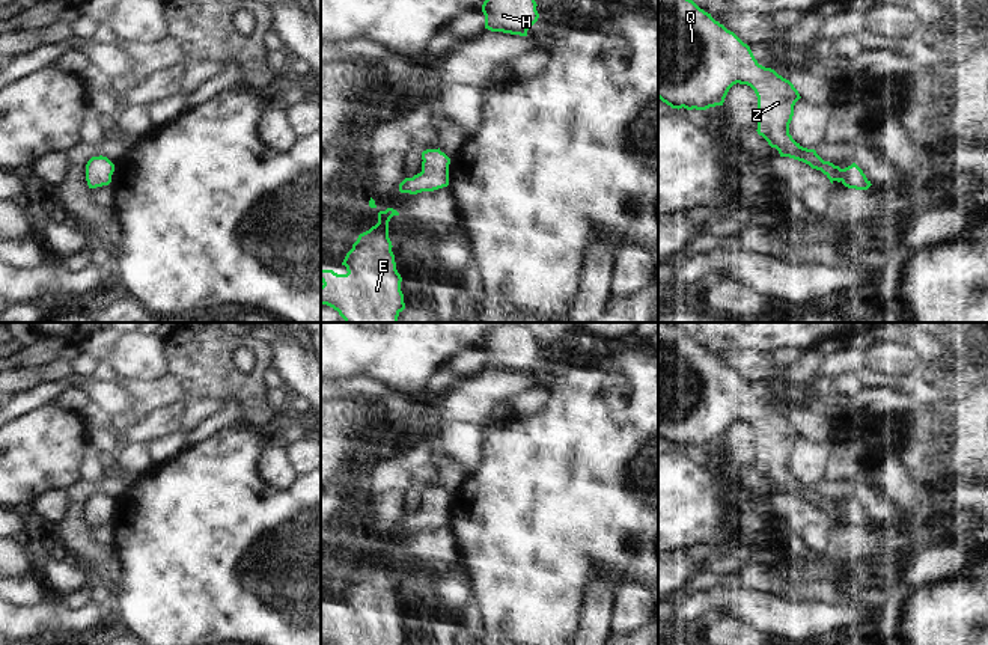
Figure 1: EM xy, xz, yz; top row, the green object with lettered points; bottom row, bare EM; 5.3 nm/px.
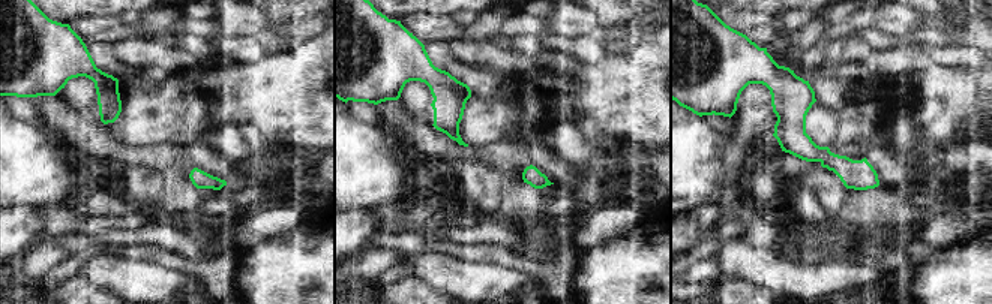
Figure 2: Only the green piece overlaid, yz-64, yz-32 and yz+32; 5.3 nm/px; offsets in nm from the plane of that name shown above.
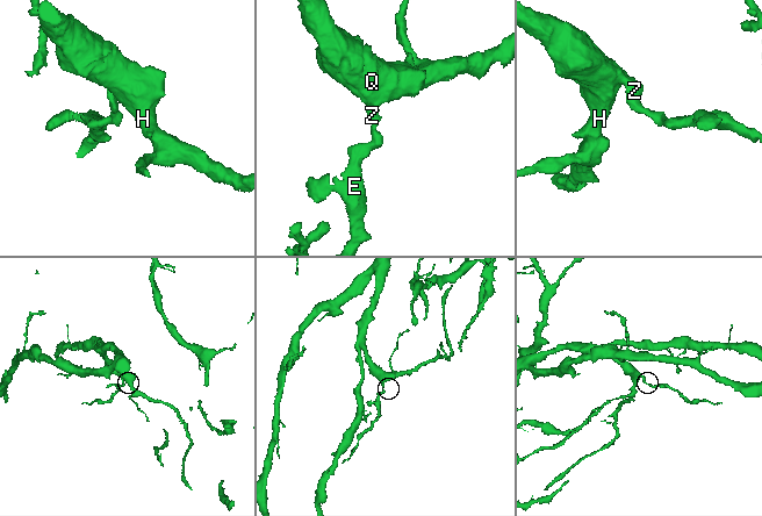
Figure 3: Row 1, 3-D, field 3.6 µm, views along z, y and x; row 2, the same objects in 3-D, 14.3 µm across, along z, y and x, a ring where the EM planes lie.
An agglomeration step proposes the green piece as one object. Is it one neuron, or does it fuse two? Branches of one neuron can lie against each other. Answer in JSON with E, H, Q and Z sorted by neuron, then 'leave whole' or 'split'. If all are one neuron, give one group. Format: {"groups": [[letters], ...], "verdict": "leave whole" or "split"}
{"groups": [["E", "H", "Q", "Z"]], "verdict": "leave whole"}

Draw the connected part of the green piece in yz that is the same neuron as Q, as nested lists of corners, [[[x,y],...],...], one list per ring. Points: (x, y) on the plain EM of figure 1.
[[[658,322],[658,436],[672,446],[706,448],[723,443],[729,426],[736,420],[755,428],[759,449],[756,469],[779,488],[780,494],[789,494],[821,508],[831,521],[837,518],[855,527],[868,527],[872,523],[855,500],[840,506],[824,499],[815,487],[797,481],[789,472],[794,443],[801,436],[794,422],[774,407],[759,402],[747,381],[693,338],[670,322]]]

